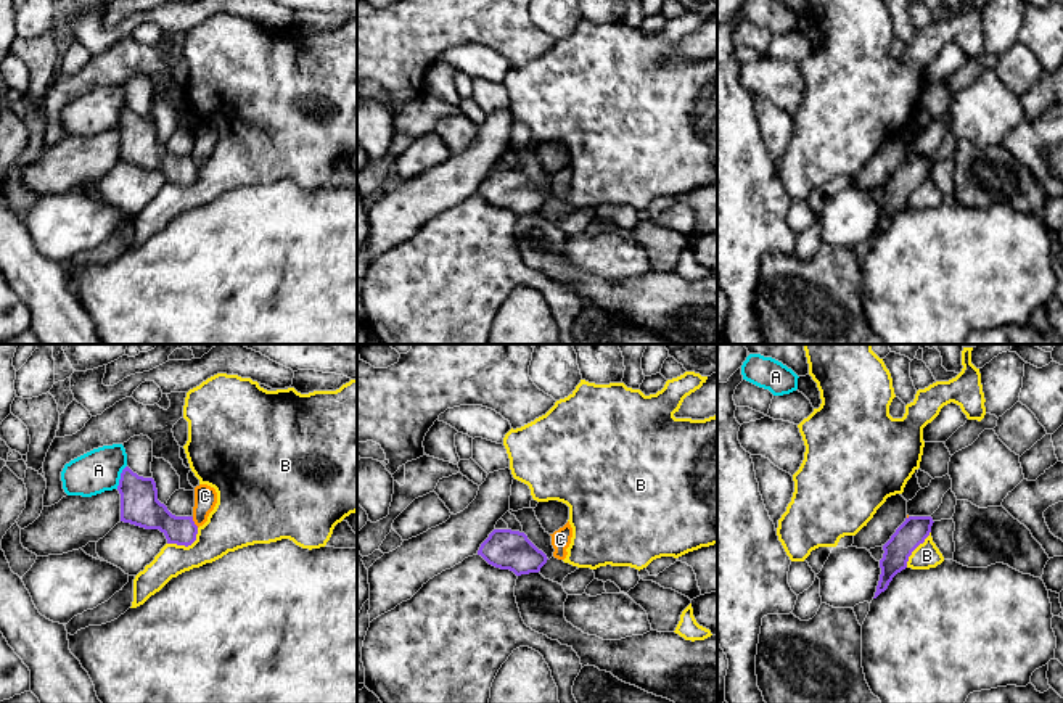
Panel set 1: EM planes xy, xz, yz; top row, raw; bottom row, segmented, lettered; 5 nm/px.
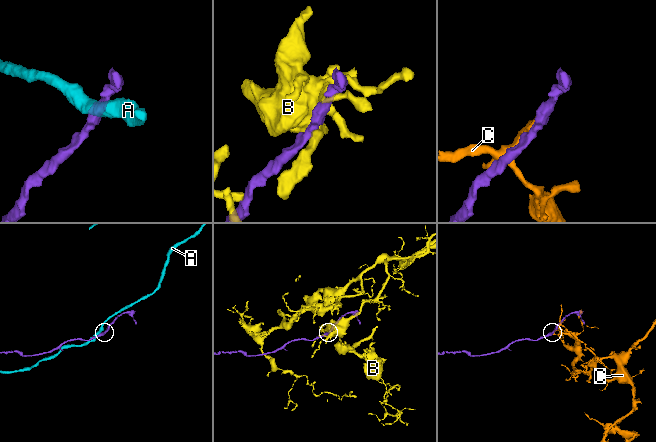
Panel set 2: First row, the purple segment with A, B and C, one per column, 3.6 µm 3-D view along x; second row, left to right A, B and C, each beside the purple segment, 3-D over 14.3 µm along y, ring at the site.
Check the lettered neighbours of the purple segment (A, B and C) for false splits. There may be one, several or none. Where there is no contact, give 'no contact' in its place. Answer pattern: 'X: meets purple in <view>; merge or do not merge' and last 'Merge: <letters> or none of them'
A: meets purple in xy; do not merge
B: meets purple in xy; do not merge
C: meets purple in xy; do not merge
Merge: none of them

